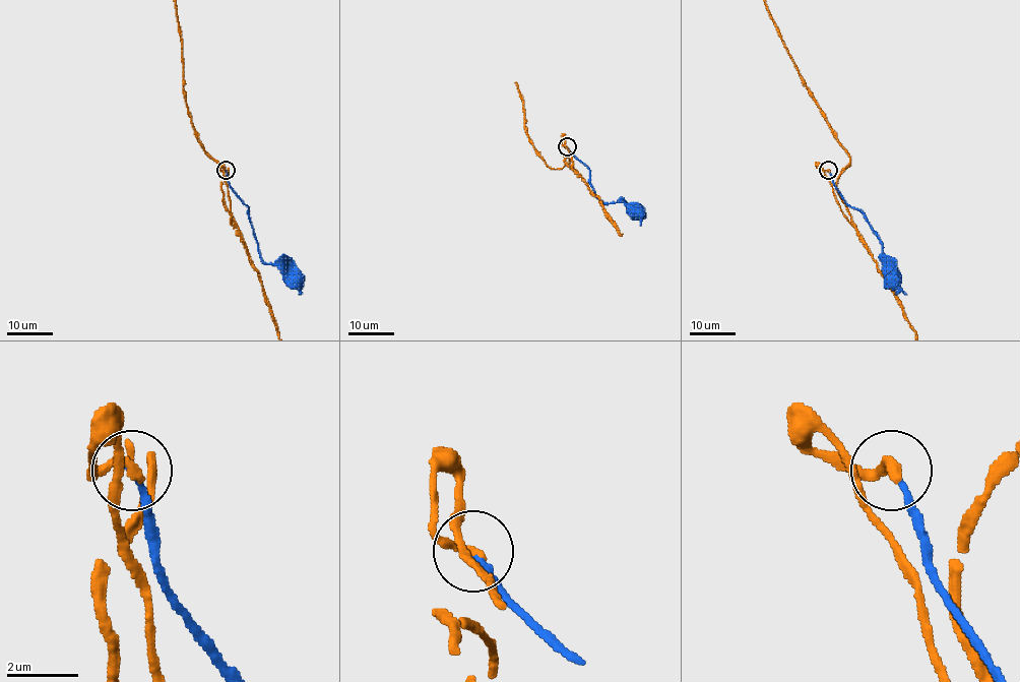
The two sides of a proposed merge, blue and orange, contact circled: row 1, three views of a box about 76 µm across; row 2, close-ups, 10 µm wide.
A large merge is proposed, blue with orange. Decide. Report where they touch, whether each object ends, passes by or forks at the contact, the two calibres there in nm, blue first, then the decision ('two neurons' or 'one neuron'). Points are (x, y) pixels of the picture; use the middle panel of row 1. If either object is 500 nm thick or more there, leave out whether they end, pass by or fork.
at (567, 146); blue ends there; orange ends there; 180 nm thick on the blue side, 280 nm on the other; one neuron

